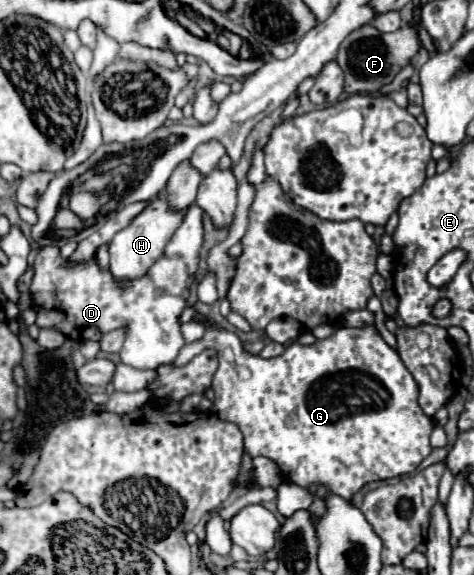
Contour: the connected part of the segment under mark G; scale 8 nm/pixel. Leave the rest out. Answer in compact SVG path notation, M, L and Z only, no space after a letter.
M210 321L200 323L206 329L204 337L182 349L214 349L218 353L220 367L211 384L216 415L236 423L244 435L244 449L252 457L264 455L276 461L288 481L306 489L310 485L324 485L328 493L350 501L362 485L408 475L430 455L434 421L418 405L414 377L374 325L340 327L330 337L318 339L312 345L292 343L280 357L262 359L246 353L236 333L220 329Z

